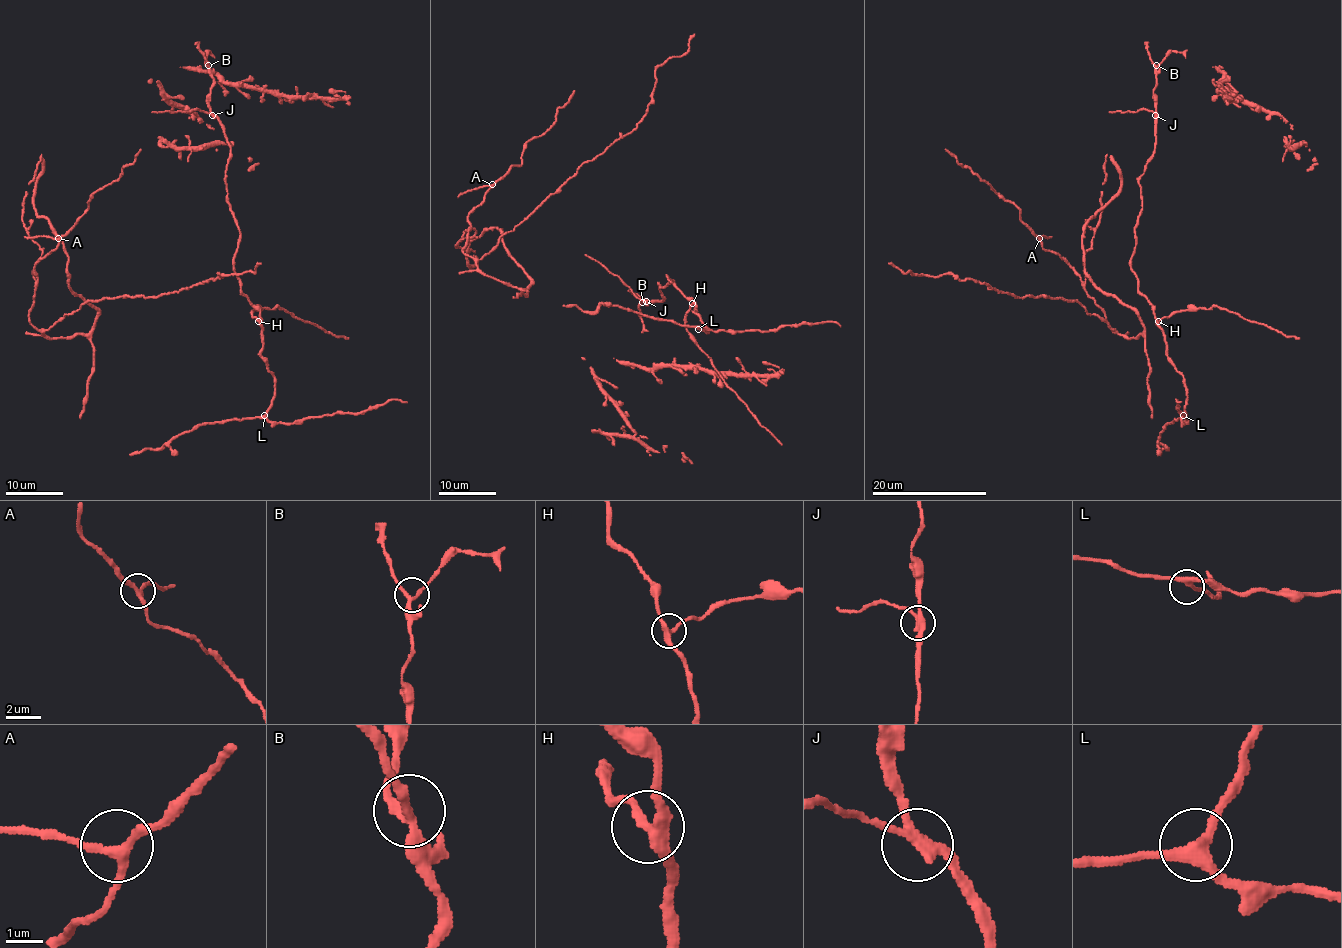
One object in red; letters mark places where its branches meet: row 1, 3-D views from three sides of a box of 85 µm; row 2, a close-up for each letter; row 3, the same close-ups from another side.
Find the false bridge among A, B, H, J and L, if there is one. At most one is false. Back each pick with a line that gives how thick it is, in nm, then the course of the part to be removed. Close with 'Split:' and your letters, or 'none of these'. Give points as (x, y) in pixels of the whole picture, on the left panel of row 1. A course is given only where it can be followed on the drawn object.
J: 280 nm thick; foreign part runs (213, 115), (198, 109), (151, 112)
Split: J

